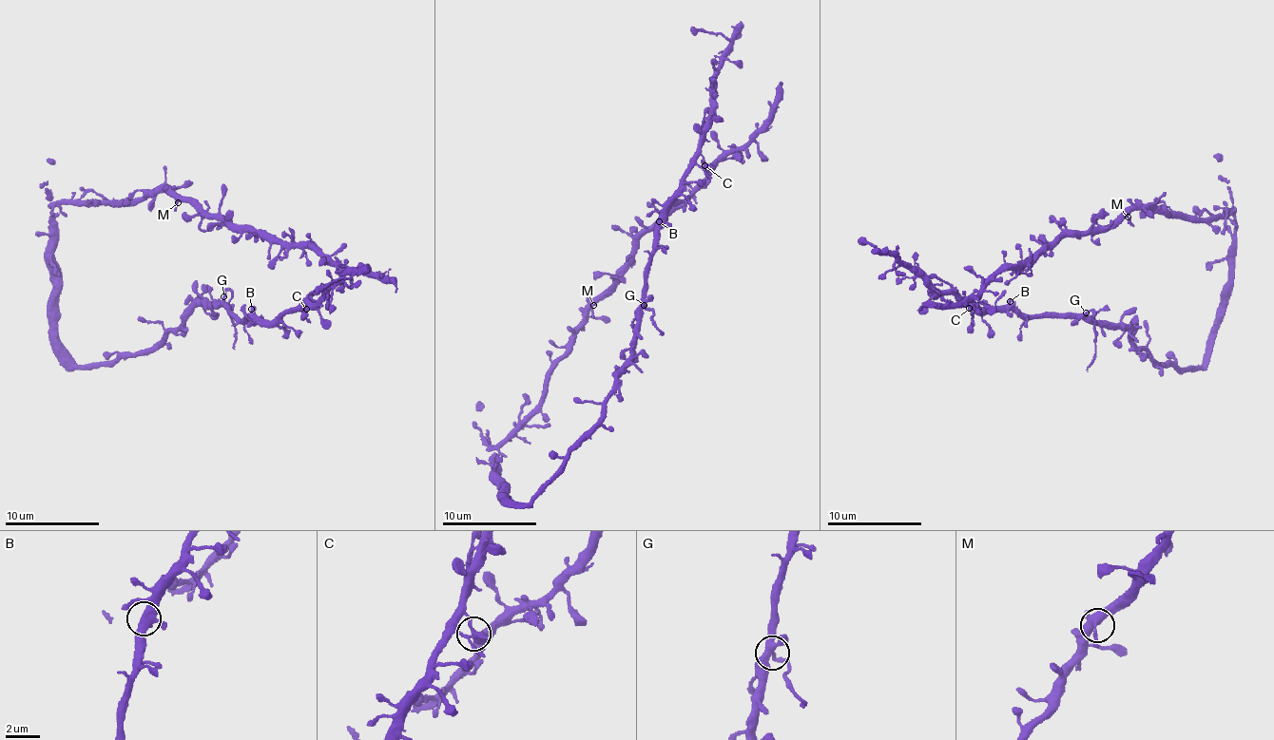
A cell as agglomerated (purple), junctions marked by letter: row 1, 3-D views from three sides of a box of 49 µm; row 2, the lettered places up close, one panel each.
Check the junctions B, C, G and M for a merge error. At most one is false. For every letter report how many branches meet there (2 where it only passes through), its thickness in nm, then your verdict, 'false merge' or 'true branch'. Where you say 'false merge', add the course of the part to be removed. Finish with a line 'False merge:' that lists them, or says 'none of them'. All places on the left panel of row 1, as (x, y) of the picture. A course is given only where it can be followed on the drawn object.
B: branches 3; calibre 240 nm; true branch
C: branches 3; calibre 280 nm; true branch
G: branches 3; calibre 280 nm; false merge; course (223, 297), (227, 290), (232, 294), (229, 316), (234, 329), (235, 350)
M: branches 3; calibre 280 nm; true branch
False merge: G

